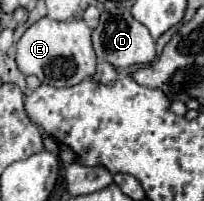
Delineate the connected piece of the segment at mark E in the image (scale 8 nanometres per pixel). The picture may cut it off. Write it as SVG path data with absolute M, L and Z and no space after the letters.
M51 18L37 20L17 42L17 66L25 76L35 74L43 84L55 88L75 86L85 78L91 78L97 66L97 58L91 46L91 28L81 18L65 22L57 22Z

